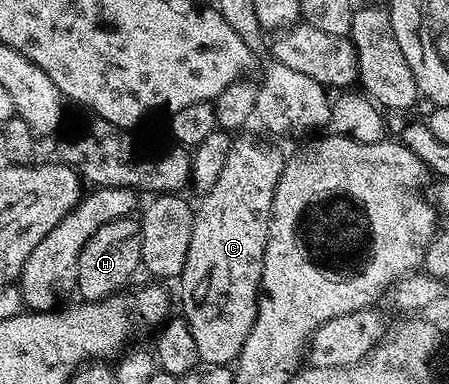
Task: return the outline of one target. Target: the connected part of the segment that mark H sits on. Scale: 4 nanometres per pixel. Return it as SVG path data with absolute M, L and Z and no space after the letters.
M134 216L122 217L116 221L105 223L105 227L97 227L97 235L85 243L77 263L77 293L84 302L103 301L106 297L114 297L119 289L135 272L141 269L141 235L139 221Z

